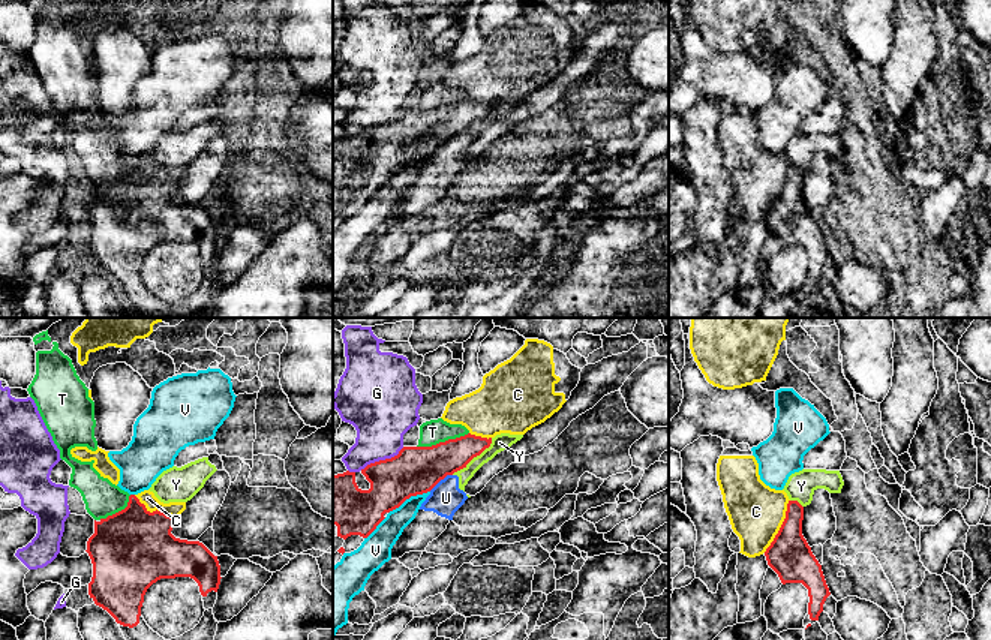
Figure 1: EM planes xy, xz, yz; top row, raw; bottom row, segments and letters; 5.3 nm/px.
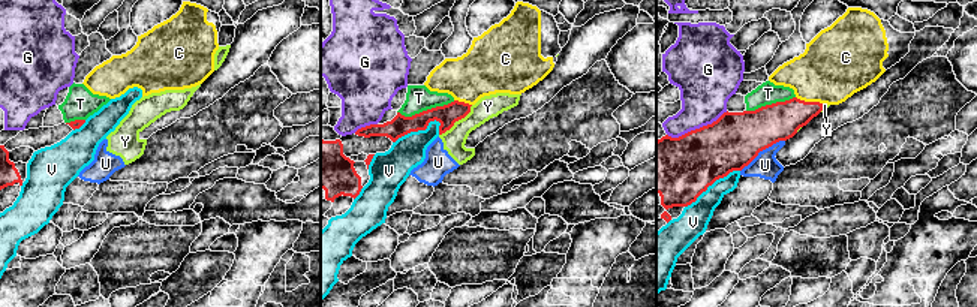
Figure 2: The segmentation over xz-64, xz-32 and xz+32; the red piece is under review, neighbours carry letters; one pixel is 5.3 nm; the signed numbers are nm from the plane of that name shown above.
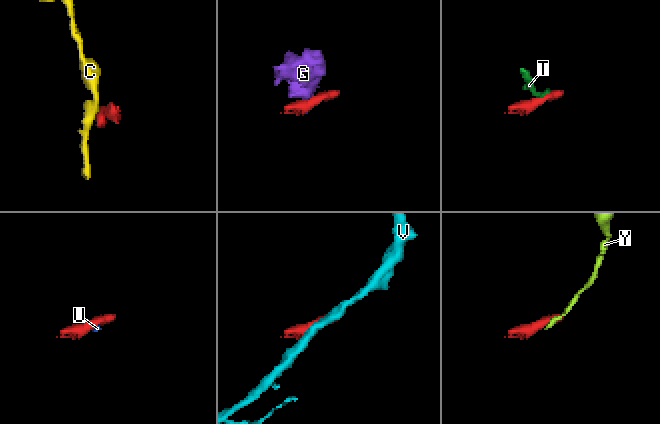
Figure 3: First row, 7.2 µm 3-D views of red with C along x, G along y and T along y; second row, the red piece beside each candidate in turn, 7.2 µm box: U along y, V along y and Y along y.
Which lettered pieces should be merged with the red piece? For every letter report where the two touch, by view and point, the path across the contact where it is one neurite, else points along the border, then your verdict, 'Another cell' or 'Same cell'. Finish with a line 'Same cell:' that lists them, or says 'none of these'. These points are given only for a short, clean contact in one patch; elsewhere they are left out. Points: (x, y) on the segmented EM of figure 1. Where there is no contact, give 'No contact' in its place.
C: Touches red at yz (781, 526). Another cell
G: Touches red at xz (381, 460). Another cell
T: Touches red at xz (443, 442). Another cell
U: Touches red at xz (440, 480). Boundary: xz (452, 474), (447, 474), (429, 490). Another cell
V: Touches red at xz (408, 498). Another cell
Y: Touches red at xz (474, 456). Boundary: xz (492, 438), (488, 447), (452, 474). Another cell
Same cell: none of these

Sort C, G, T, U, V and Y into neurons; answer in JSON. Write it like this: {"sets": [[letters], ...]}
{"sets": [["C"], ["G"], ["T"], ["U", "Y"], ["V"]]}

